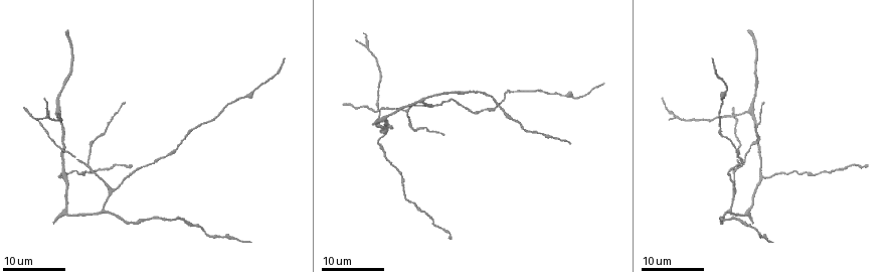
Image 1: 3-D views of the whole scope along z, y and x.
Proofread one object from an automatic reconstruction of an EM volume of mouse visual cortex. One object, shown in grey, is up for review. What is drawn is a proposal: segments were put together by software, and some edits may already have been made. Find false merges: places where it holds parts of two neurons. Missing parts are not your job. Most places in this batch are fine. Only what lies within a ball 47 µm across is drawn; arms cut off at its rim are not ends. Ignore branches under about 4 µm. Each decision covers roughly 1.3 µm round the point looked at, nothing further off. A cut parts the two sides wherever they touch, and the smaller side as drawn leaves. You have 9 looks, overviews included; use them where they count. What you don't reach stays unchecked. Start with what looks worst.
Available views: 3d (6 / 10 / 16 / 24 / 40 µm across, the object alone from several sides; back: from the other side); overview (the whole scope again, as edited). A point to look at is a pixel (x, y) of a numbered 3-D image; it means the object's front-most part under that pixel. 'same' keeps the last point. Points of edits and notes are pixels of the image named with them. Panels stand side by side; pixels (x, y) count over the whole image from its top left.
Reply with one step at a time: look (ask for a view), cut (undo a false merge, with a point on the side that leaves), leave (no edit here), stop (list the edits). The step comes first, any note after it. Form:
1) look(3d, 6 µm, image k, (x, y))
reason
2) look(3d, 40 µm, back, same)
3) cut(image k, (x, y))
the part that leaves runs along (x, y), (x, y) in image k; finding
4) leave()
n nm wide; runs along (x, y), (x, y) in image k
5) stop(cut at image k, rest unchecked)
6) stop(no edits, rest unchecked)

look(3d, 24 µm, image 1, (748, 110))
arms part here

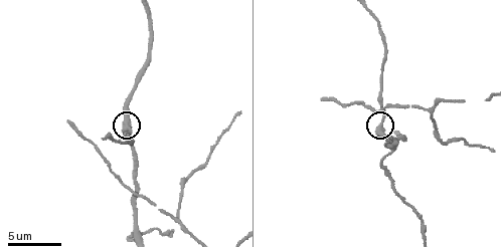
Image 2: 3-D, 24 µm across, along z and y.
look(3d, 6 µm, image 2, (380, 127))
zoom in

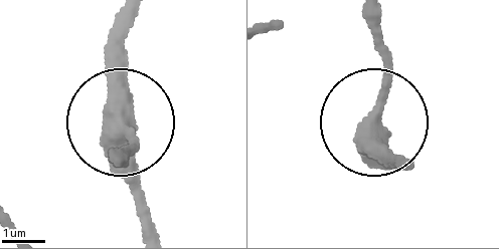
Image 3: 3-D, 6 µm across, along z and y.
leave()
runs along (140, 227), (118, 108), (118, 26) in image 3; one neuron here

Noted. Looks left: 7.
look(3d, 24 µm, image 1, (113, 190))
branch point

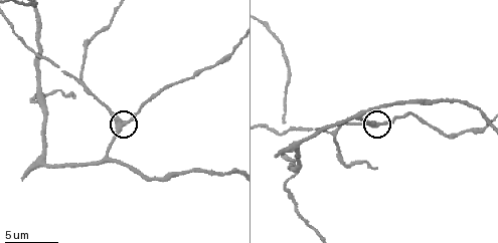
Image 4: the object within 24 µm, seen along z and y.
look(3d, 10 µm, image 4, (123, 121))

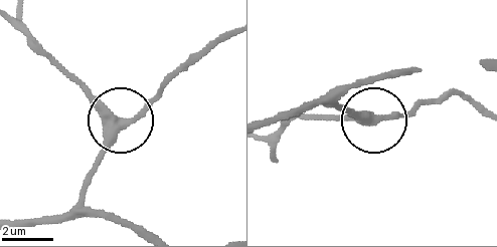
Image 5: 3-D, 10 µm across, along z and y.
leave()
3 arms; runs along (80, 190), (113, 120), (67, 70) in image 5; all the same neuron

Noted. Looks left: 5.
look(3d, 6 µm, image 4, (334, 135))
three arms meet

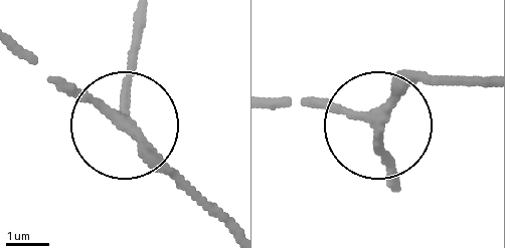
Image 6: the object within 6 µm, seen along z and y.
look(3d, 6 µm, back, image 6, (120, 117))

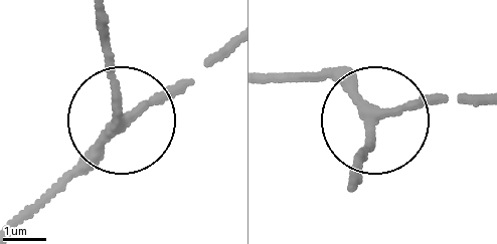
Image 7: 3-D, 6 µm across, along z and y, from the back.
leave()
side arm 14 µm; 3 arms; one neuron here

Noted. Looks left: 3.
look(3d, 16 µm, image 4, (43, 101))
arms part here

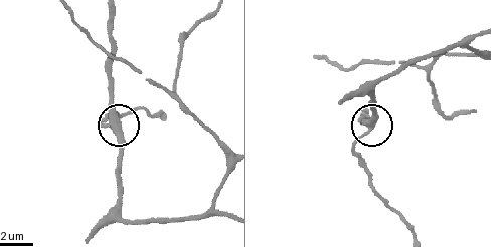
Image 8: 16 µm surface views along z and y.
leave()
runs along (211, 201), (199, 216), (126, 219), (122, 132), (102, 120) in image 8; all the same neuron

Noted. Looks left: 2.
stop(no edits, rest unchecked)

